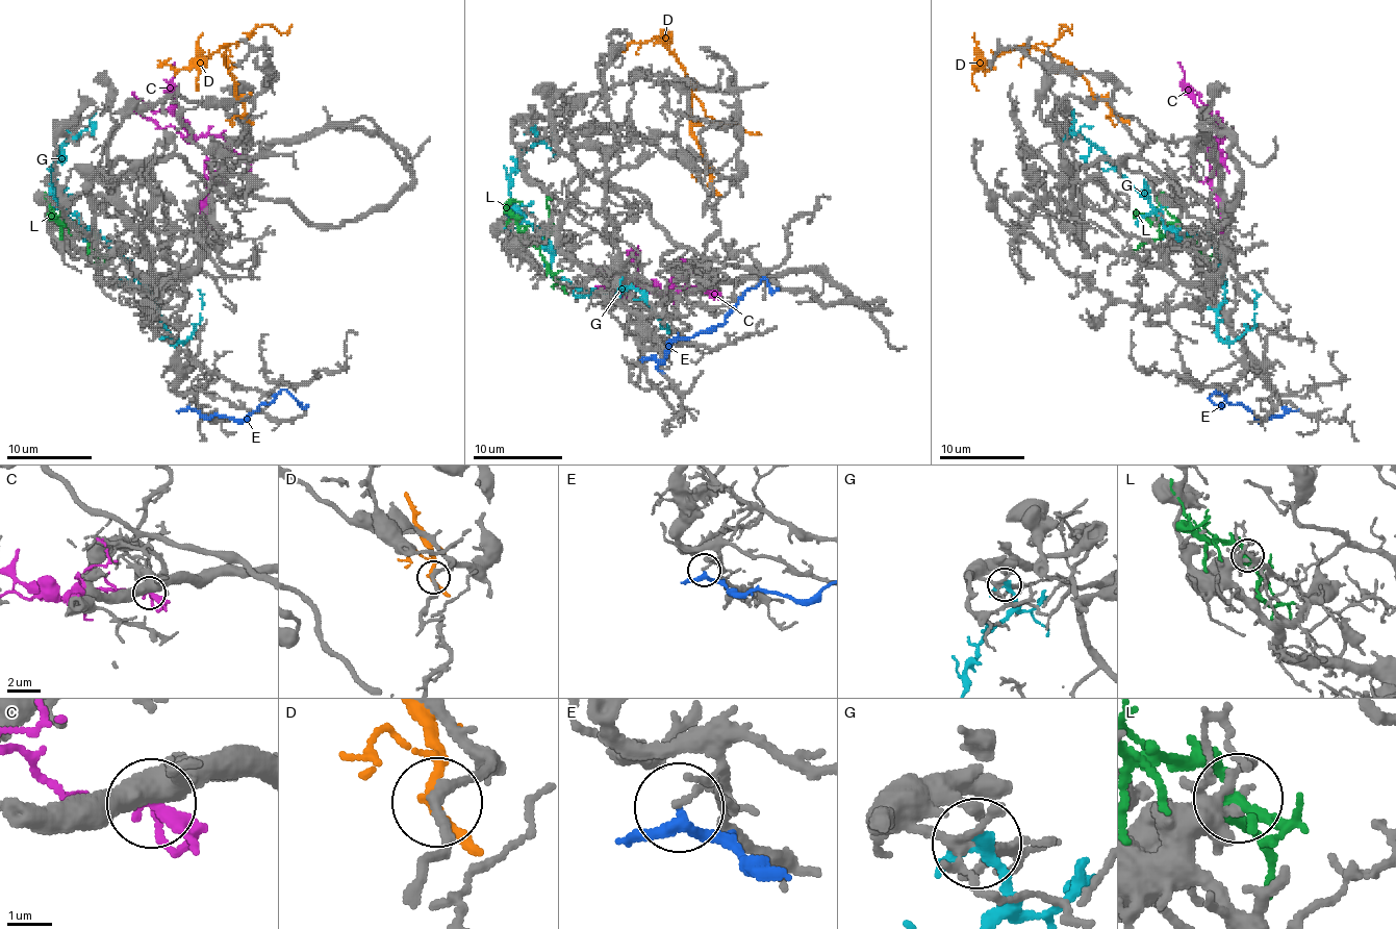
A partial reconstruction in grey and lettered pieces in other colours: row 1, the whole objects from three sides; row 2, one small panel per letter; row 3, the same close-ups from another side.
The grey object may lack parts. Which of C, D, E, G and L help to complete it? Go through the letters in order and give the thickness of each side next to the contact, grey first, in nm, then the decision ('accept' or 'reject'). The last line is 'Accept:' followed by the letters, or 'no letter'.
C: calibres 480 and 280 nm; reject
D: calibres 240 and 190 nm; reject
E: calibres 100 and 200 nm; reject
G: calibres 220 and 360 nm; reject
L: calibres 280 and 200 nm; reject
Accept: no letter

